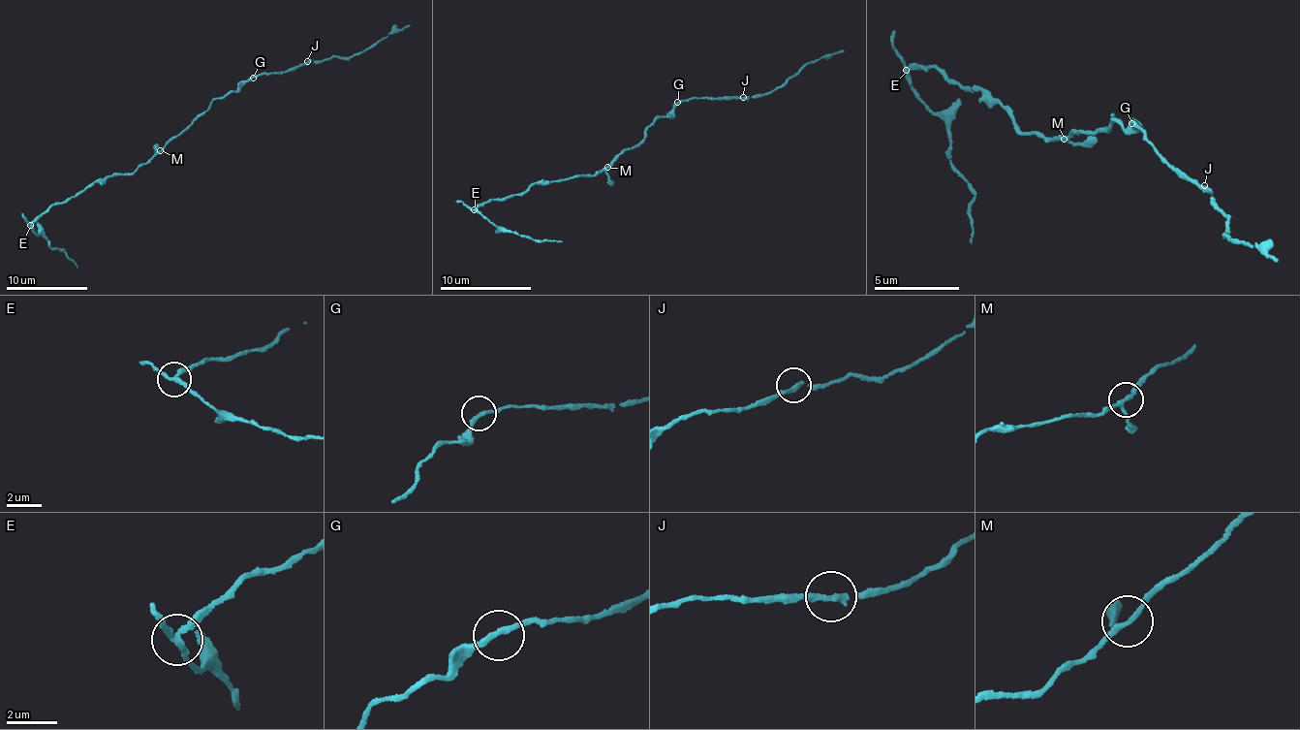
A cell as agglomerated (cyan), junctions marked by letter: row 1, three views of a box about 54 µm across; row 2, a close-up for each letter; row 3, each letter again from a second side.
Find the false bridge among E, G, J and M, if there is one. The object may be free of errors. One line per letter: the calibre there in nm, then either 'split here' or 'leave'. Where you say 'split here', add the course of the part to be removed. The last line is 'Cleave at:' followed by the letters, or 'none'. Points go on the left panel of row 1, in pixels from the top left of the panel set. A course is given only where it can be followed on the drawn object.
E: calibre 200 nm; split here; course (31, 225), (36, 233), (52, 247), (60, 249), (77, 268)
G: calibre 200 nm; leave
J: calibre 200 nm; leave
M: calibre 190 nm; leave
Cleave at: E

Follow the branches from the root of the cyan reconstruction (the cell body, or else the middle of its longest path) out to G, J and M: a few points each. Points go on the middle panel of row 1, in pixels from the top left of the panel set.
G: (622, 153), (639, 144), (654, 121), (671, 115), (677, 102)
J: (622, 153), (639, 144), (648, 126), (660, 117), (671, 115), (679, 103), (698, 97), (701, 99), (743, 97)
M: (622, 153), (615, 154), (607, 167)

